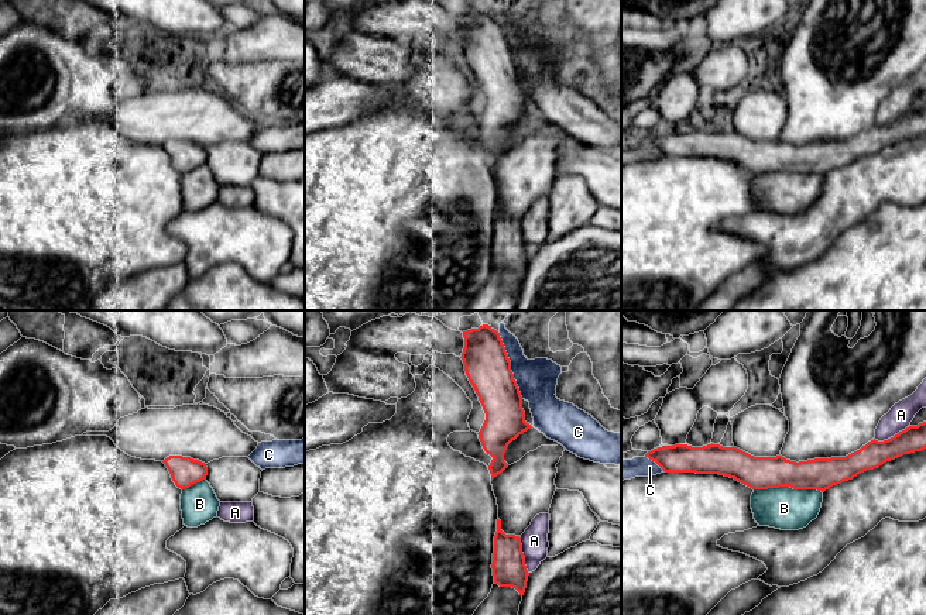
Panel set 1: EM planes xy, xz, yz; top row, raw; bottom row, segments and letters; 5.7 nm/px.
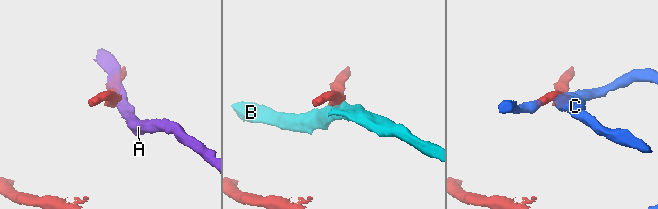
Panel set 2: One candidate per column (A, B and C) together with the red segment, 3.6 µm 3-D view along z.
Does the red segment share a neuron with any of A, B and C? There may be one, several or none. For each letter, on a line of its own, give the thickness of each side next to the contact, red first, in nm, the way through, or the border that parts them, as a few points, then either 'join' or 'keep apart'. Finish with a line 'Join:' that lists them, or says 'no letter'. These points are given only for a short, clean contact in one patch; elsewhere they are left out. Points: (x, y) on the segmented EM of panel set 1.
A: 190 nm thick on the red side, 150 nm on the other; keep apart
B: 190 nm thick on the red side, 240 nm on the other; keep apart
C: 260 nm thick on the red side, 220 nm on the other; join
Join: C

